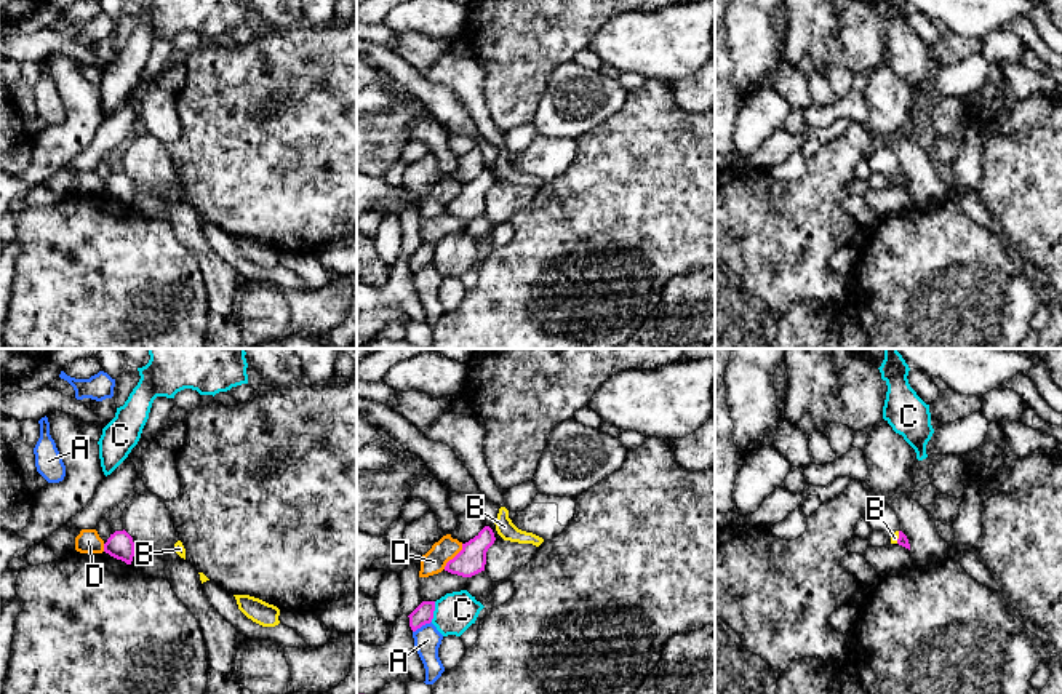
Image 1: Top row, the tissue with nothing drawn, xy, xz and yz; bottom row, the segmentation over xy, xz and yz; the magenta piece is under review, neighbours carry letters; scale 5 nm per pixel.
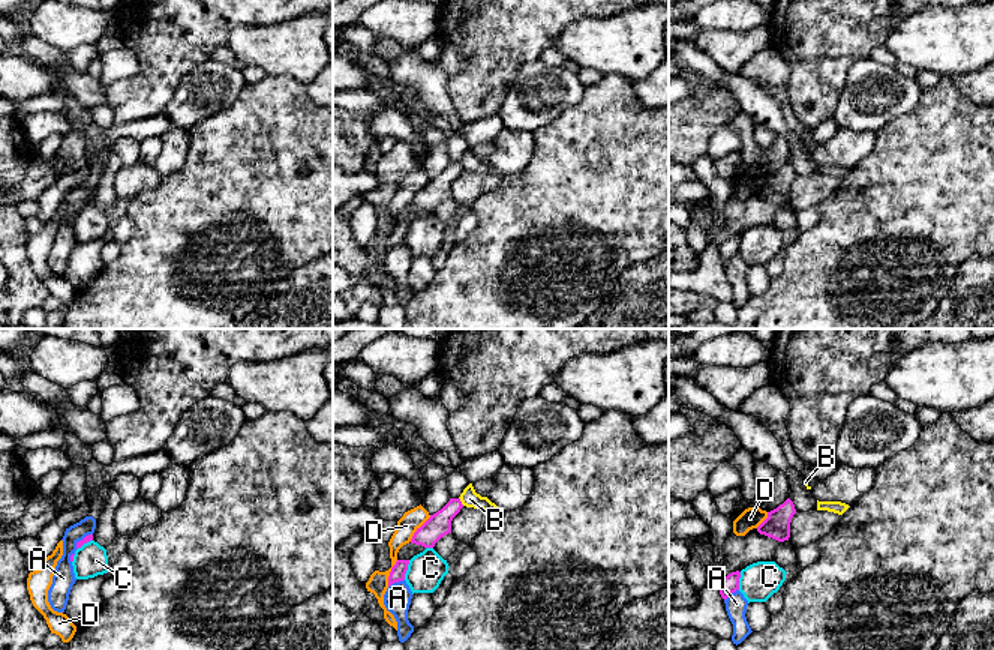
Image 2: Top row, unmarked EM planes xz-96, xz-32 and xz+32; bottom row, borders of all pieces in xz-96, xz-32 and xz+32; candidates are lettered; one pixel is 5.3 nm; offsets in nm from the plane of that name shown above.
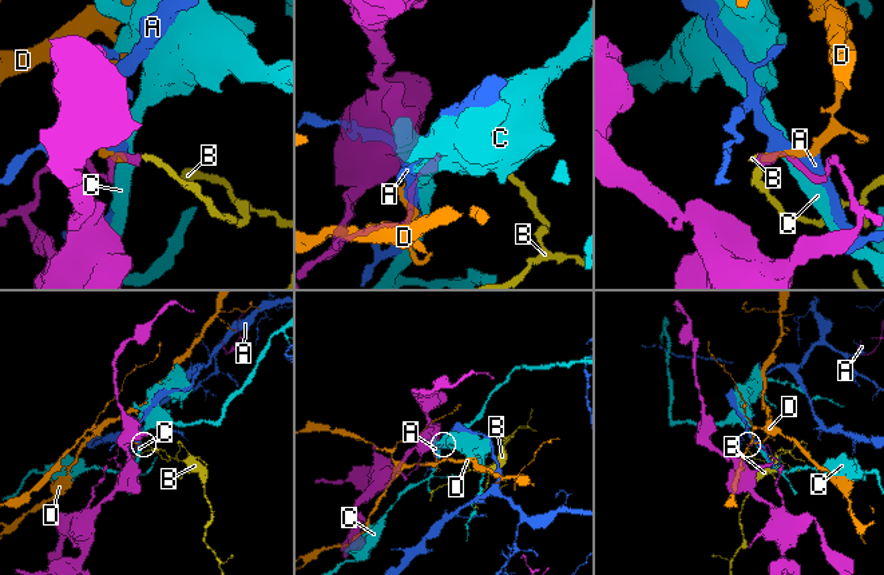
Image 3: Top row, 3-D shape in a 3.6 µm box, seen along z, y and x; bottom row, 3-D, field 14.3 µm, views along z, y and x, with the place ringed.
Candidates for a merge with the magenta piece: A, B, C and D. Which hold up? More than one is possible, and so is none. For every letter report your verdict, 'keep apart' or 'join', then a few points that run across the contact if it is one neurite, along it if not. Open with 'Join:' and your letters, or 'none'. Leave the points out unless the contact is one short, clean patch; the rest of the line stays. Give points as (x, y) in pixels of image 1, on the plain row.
Join: none
A: keep apart
B: keep apart | yz (899, 173), (896, 184)
C: keep apart
D: keep apart | xz (463, 186), (443, 210)

